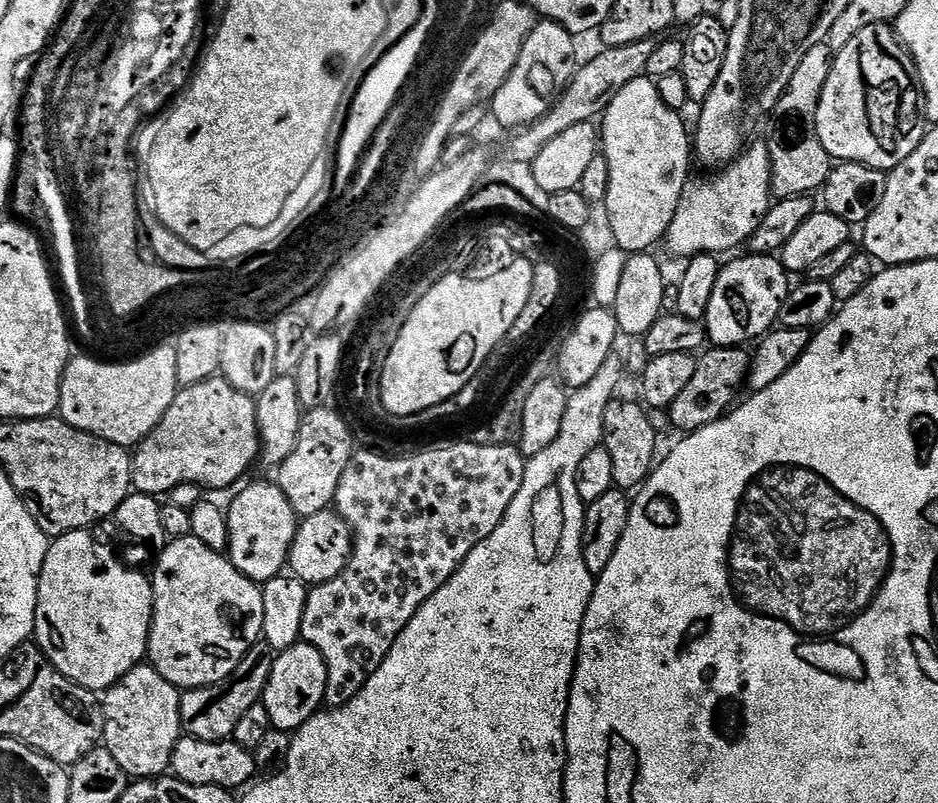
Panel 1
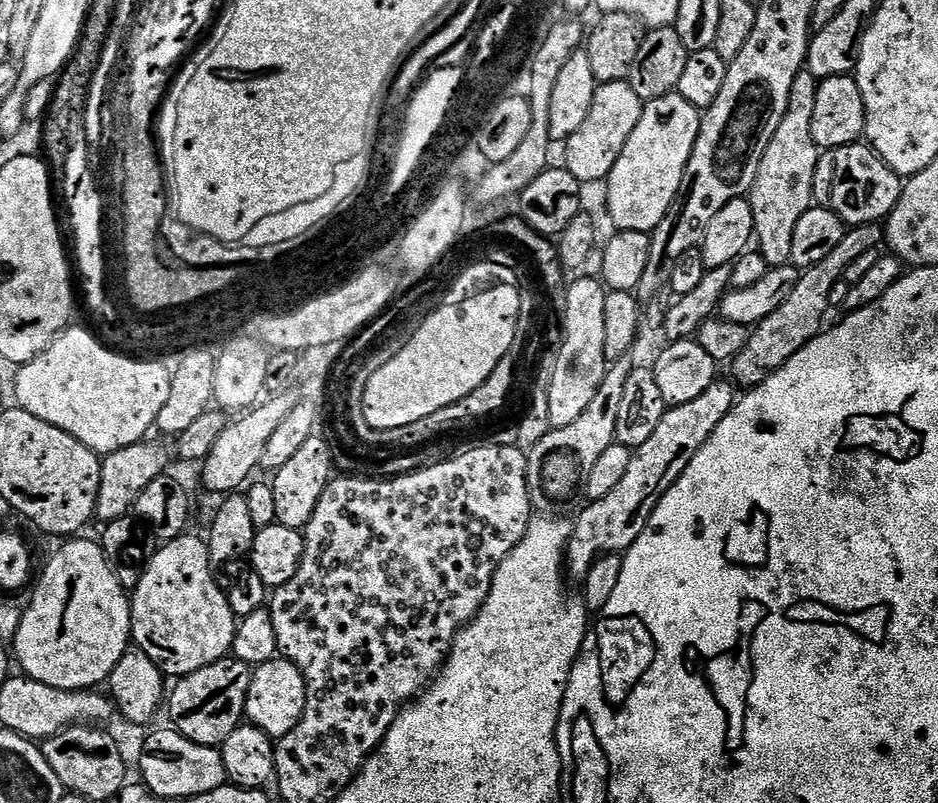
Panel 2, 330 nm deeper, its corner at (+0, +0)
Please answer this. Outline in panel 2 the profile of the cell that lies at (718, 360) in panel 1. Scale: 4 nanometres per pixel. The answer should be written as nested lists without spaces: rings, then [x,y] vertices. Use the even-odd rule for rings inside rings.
[[[879,223],[849,227],[842,242],[838,242],[838,246],[834,246],[834,250],[830,250],[830,254],[826,254],[822,262],[818,262],[801,275],[798,286],[794,286],[790,298],[786,298],[786,302],[782,302],[782,306],[778,306],[774,314],[770,314],[749,331],[746,346],[730,362],[733,376],[731,379],[741,389],[754,388],[767,376],[778,371],[783,364],[790,362],[790,358],[794,358],[798,350],[802,350],[811,340],[815,340],[825,327],[824,315],[829,315],[830,312],[827,299],[834,282],[844,279],[846,266],[850,266],[854,258],[879,249],[884,243],[884,230]]]

